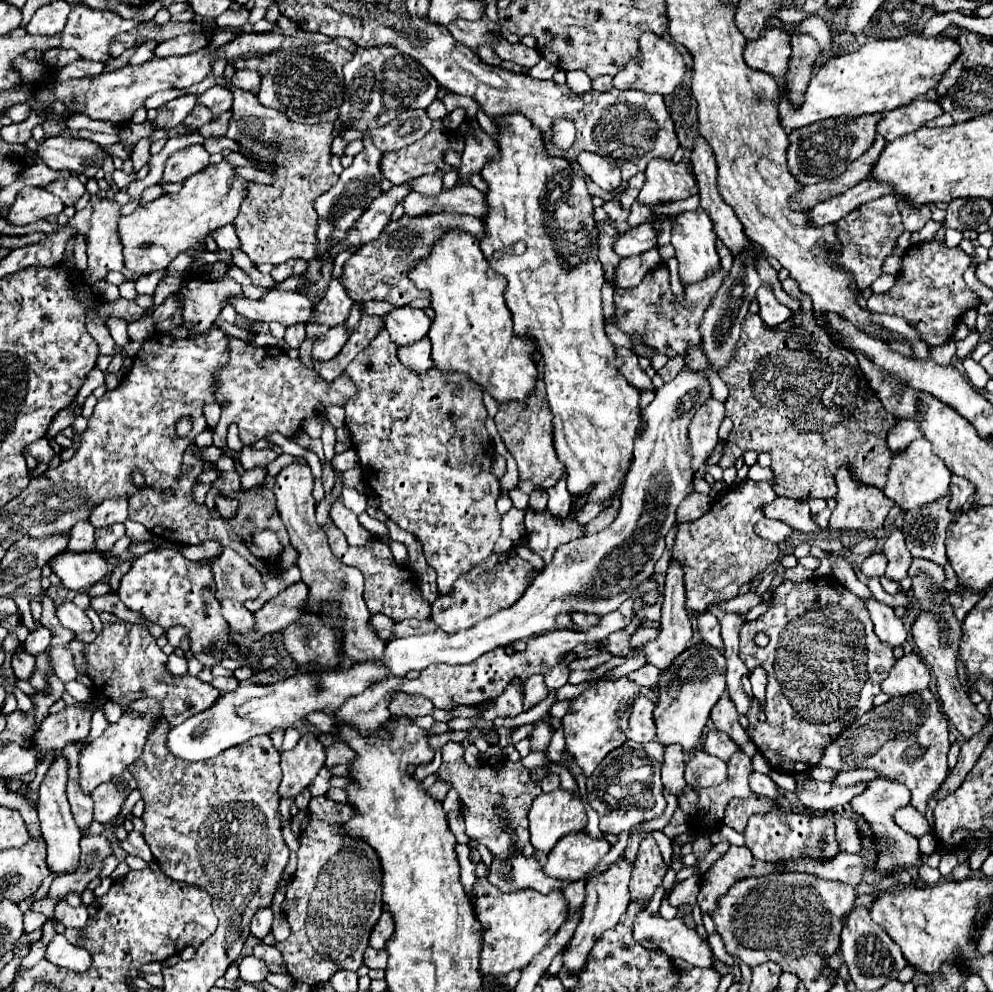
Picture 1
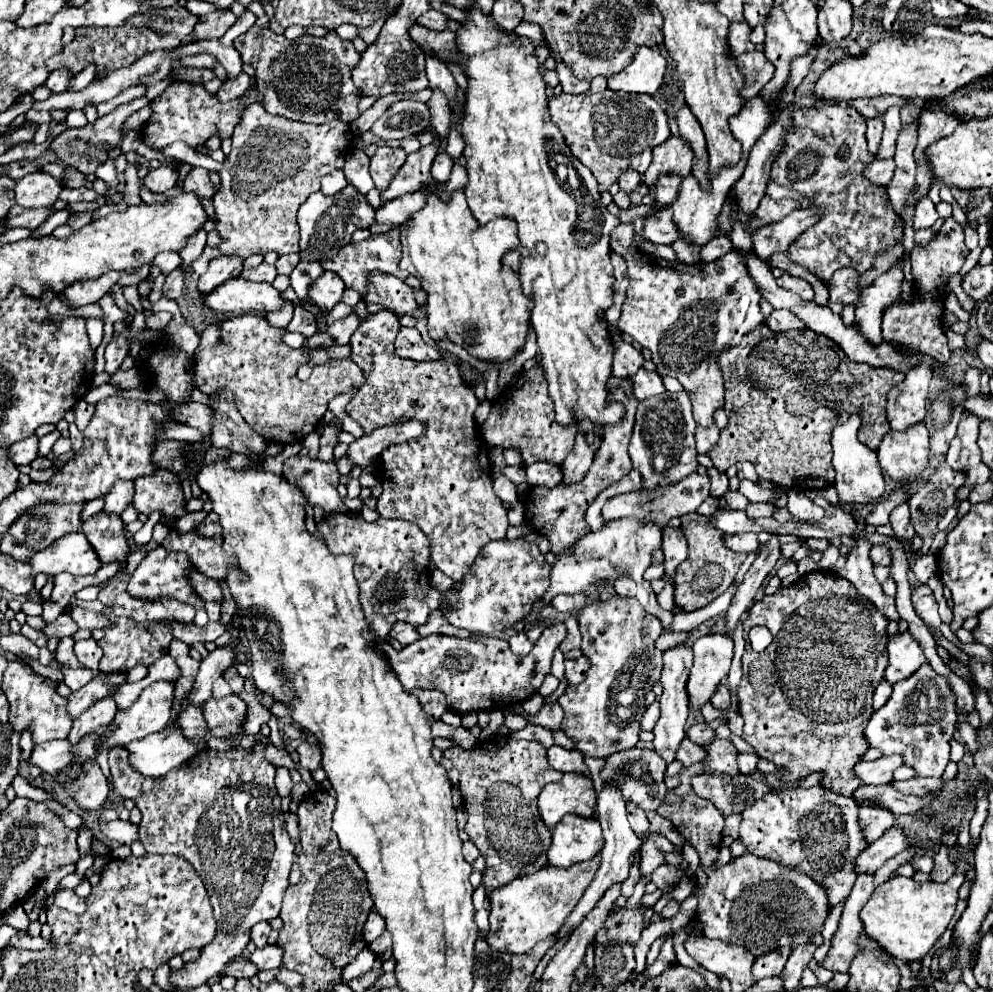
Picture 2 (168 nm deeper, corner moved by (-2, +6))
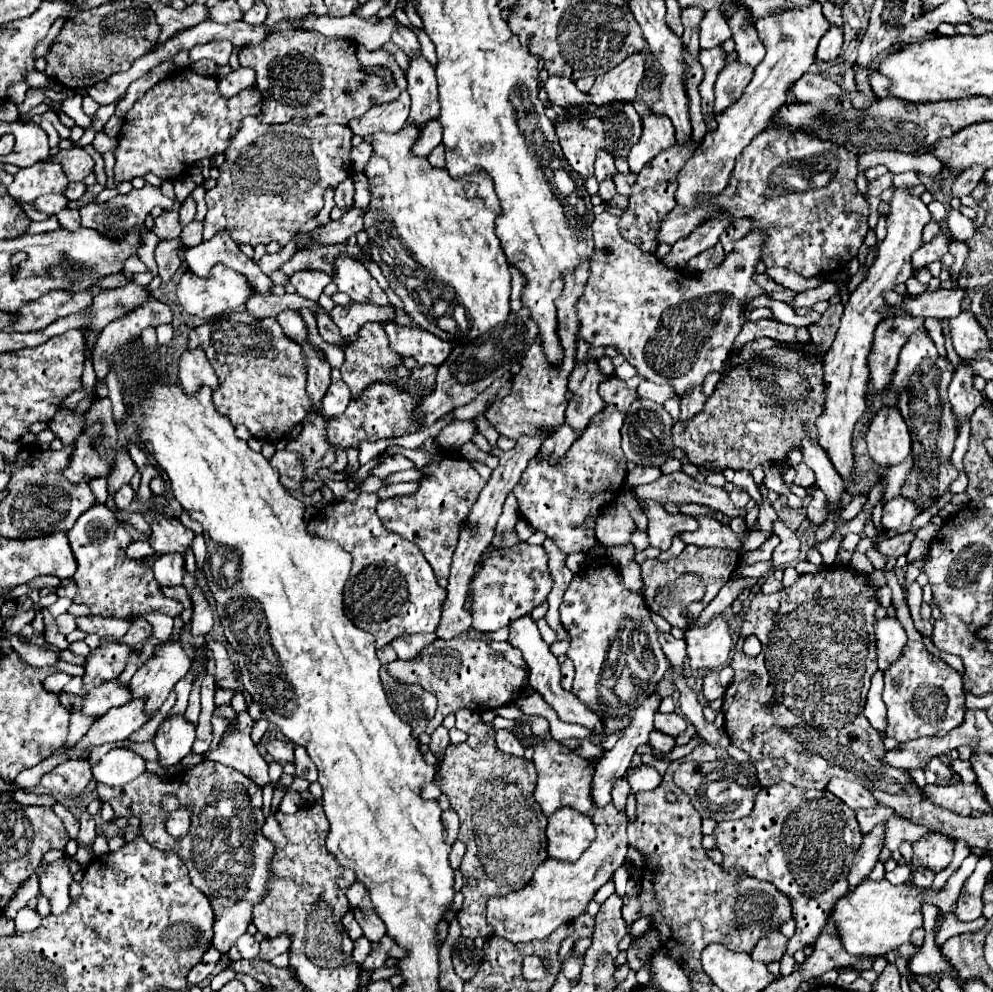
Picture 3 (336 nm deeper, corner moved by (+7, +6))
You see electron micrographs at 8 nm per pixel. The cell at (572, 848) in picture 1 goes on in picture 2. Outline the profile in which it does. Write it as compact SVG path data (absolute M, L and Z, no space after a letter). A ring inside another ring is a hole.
M567 814L553 830L547 858L549 864L567 868L591 860L601 852L601 846L603 830L595 818L577 818L575 814Z

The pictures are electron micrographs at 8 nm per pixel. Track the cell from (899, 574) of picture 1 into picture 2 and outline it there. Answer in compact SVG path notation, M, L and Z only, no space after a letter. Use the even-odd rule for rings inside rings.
M901 504L893 510L891 514L891 526L893 526L893 532L895 532L895 538L897 540L907 540L907 542L913 542L913 536L915 536L915 530L909 522L909 508L907 504Z

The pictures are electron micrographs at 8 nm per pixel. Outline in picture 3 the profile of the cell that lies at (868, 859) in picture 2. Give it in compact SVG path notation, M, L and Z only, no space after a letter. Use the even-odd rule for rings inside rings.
M894 814L892 818L888 818L888 822L886 822L886 830L888 830L888 832L886 832L884 842L886 842L886 846L888 846L892 852L898 850L900 842L904 842L904 840L908 840L908 842L916 842L916 840L920 840L920 838L928 832L926 826L908 822L906 818L898 818L896 814Z

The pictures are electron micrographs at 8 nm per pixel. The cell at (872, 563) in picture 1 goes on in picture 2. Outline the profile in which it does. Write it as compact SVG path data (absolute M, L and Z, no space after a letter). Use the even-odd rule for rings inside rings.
M877 544L871 548L871 560L873 564L879 564L879 566L889 566L891 564L891 552L887 546L883 544Z

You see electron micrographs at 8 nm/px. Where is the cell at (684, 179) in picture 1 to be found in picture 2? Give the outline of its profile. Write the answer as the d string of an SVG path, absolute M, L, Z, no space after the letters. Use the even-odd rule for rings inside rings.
M671 136L669 142L663 142L653 150L653 162L643 174L643 182L649 188L655 188L661 174L677 174L687 178L691 174L691 162L693 150L689 150L689 144L683 138Z

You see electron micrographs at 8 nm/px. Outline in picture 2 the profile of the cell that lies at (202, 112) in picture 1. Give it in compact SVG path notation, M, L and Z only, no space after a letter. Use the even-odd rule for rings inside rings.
M175 82L159 98L153 100L153 116L147 120L143 128L143 140L151 148L163 148L177 140L183 140L195 148L197 144L205 142L213 134L219 134L221 140L231 138L233 128L237 126L243 114L243 108L251 102L261 102L261 94L257 94L257 90L253 90L249 98L245 96L233 102L219 102L215 94L209 94L203 88L203 84Z

